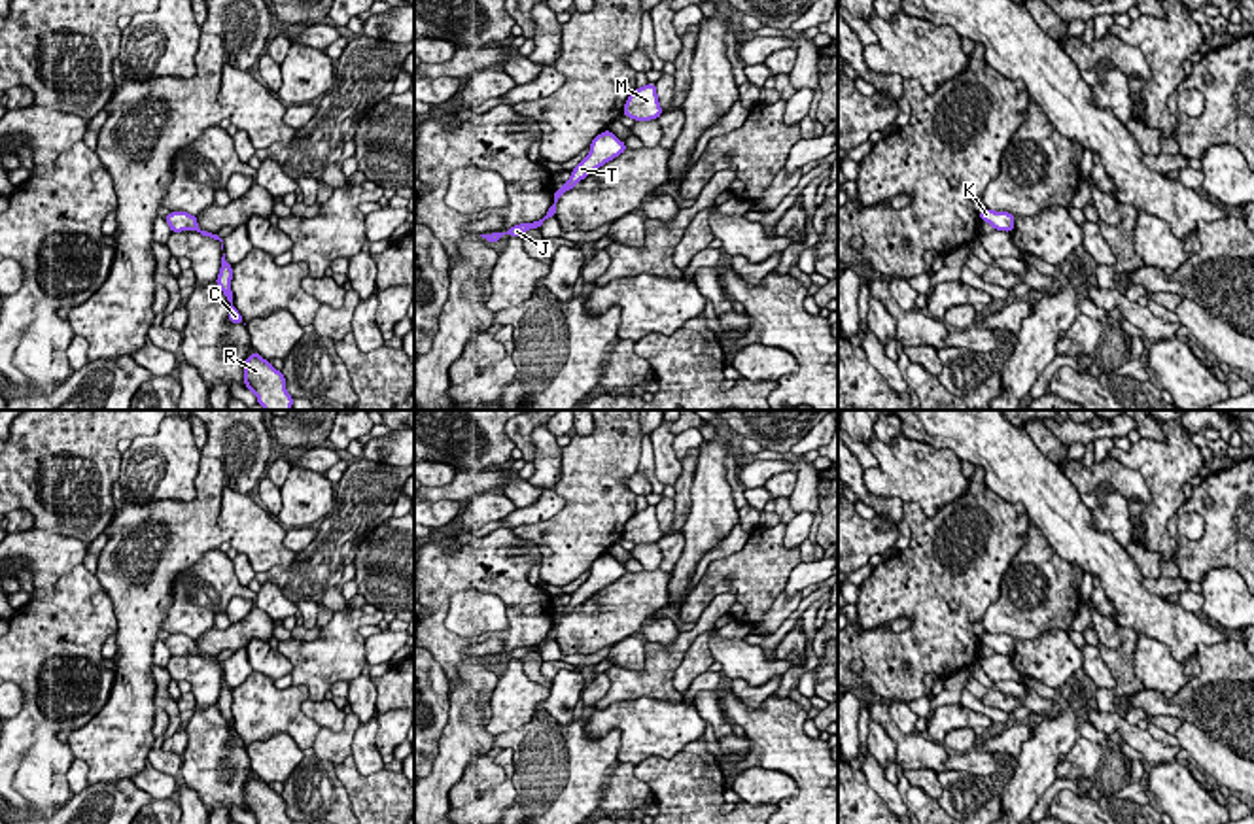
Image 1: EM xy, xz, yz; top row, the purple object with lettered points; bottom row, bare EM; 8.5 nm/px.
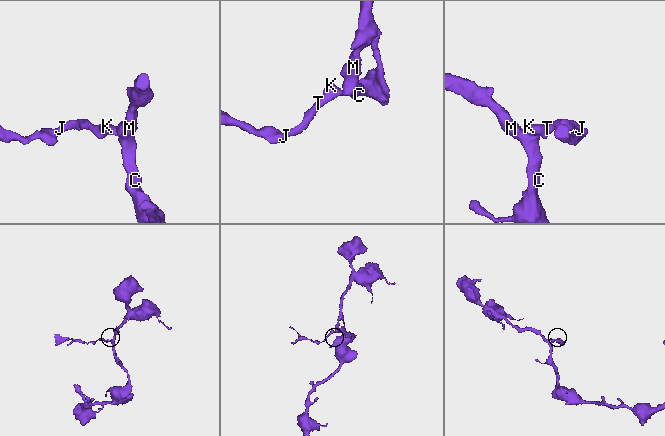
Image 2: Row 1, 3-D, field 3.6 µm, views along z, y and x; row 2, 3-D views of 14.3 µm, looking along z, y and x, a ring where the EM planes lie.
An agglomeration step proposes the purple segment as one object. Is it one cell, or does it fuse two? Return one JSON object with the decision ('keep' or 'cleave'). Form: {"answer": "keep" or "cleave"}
{"answer": "keep"}

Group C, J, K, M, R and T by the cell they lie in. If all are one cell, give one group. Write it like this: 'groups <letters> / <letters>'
groups C J K M R T

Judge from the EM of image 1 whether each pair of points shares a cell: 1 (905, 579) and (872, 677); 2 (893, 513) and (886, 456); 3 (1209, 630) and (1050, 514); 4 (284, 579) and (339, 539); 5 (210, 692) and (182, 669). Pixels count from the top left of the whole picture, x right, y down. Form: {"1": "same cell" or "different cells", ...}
{"1": "same cell", "2": "different cells", "3": "same cell", "4": "same cell", "5": "same cell"}

